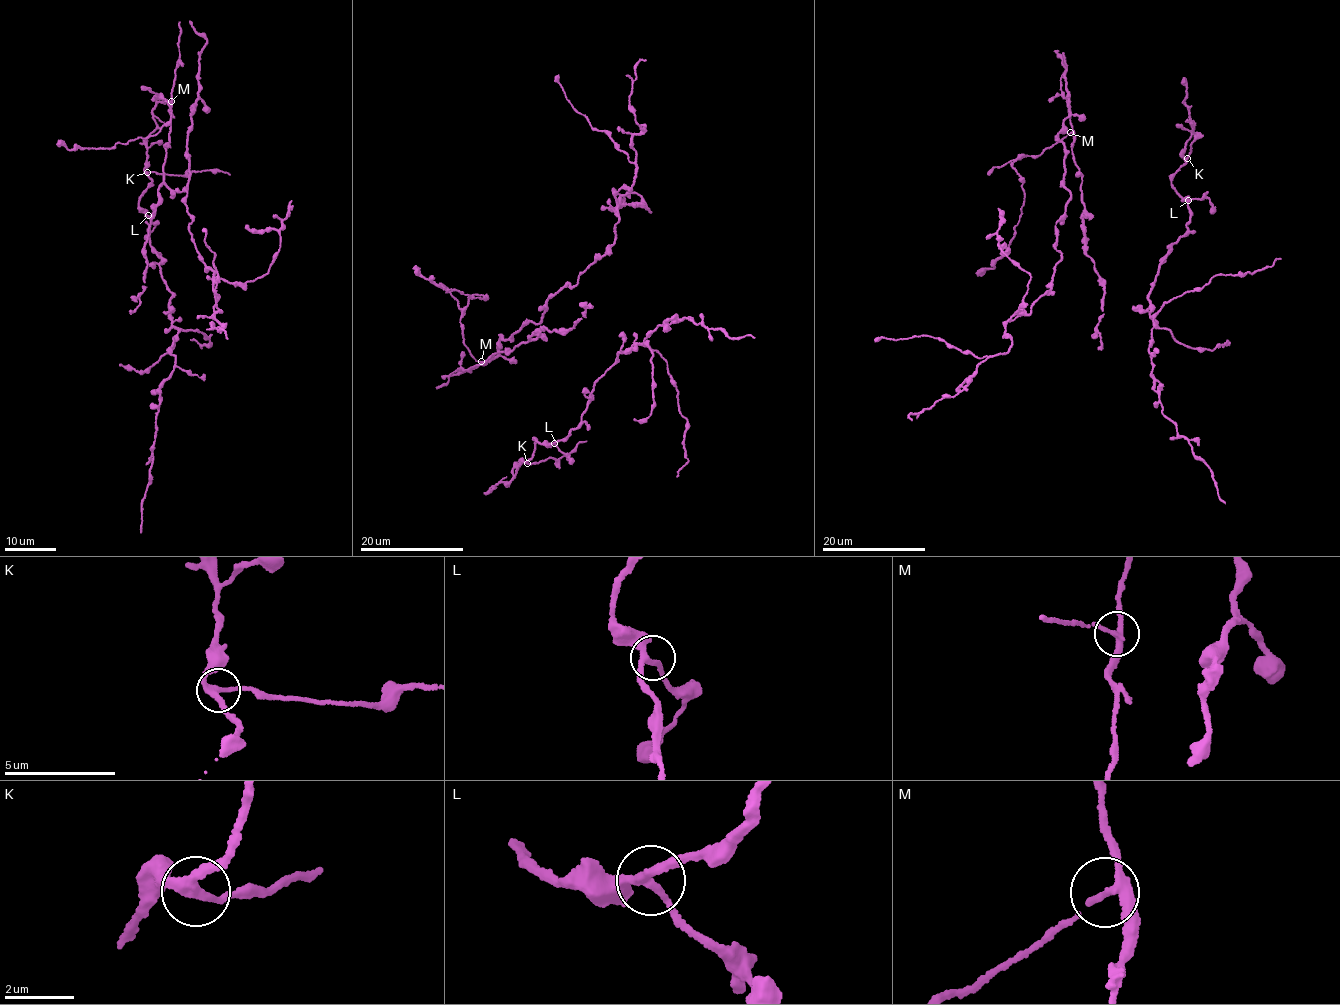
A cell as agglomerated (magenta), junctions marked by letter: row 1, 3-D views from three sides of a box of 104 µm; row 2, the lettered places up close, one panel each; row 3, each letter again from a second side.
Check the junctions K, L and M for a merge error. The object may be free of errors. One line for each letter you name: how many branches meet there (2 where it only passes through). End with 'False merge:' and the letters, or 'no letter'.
K: 3
False merge: K

